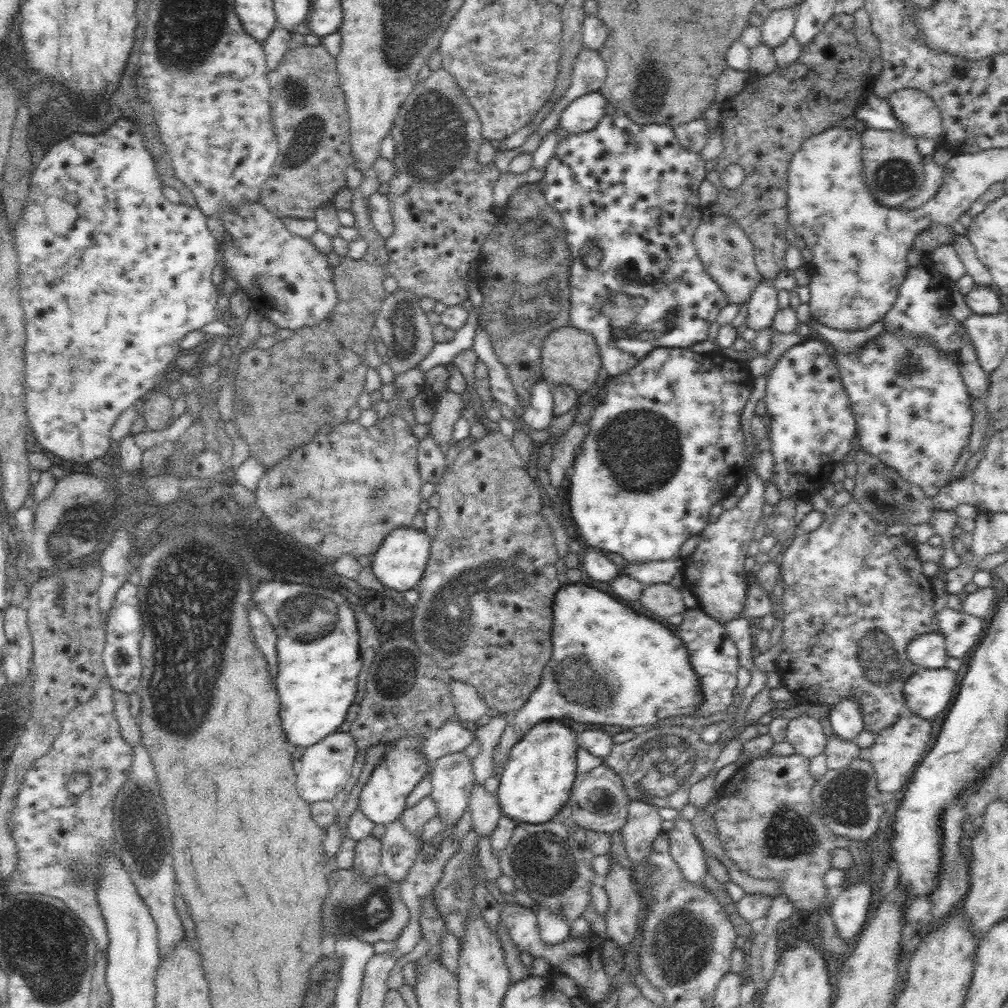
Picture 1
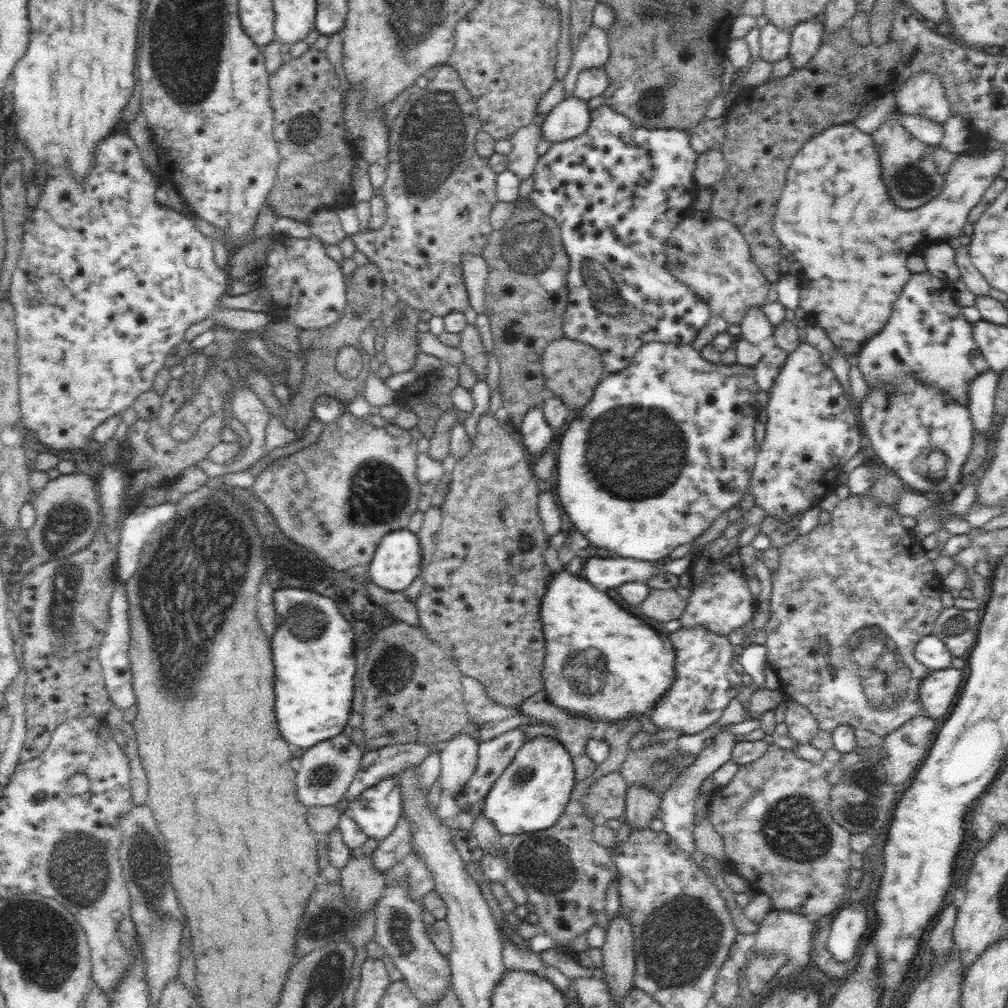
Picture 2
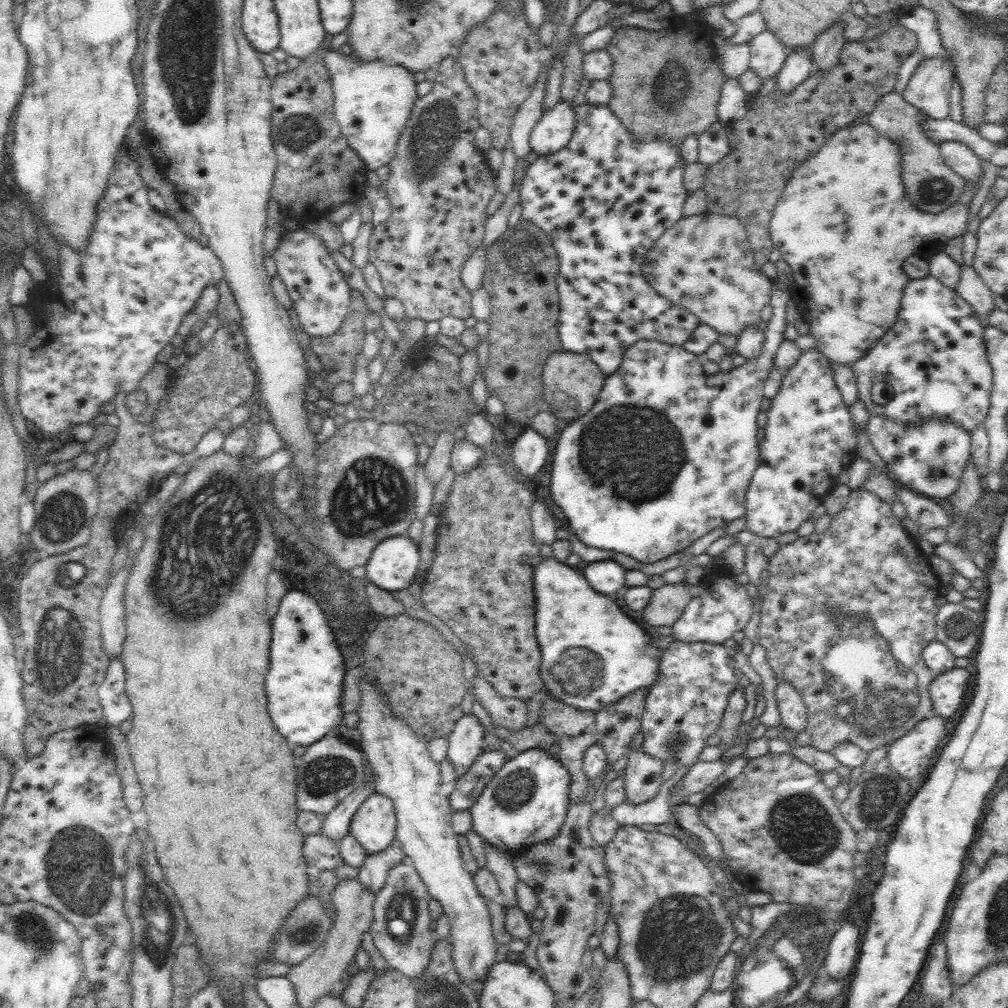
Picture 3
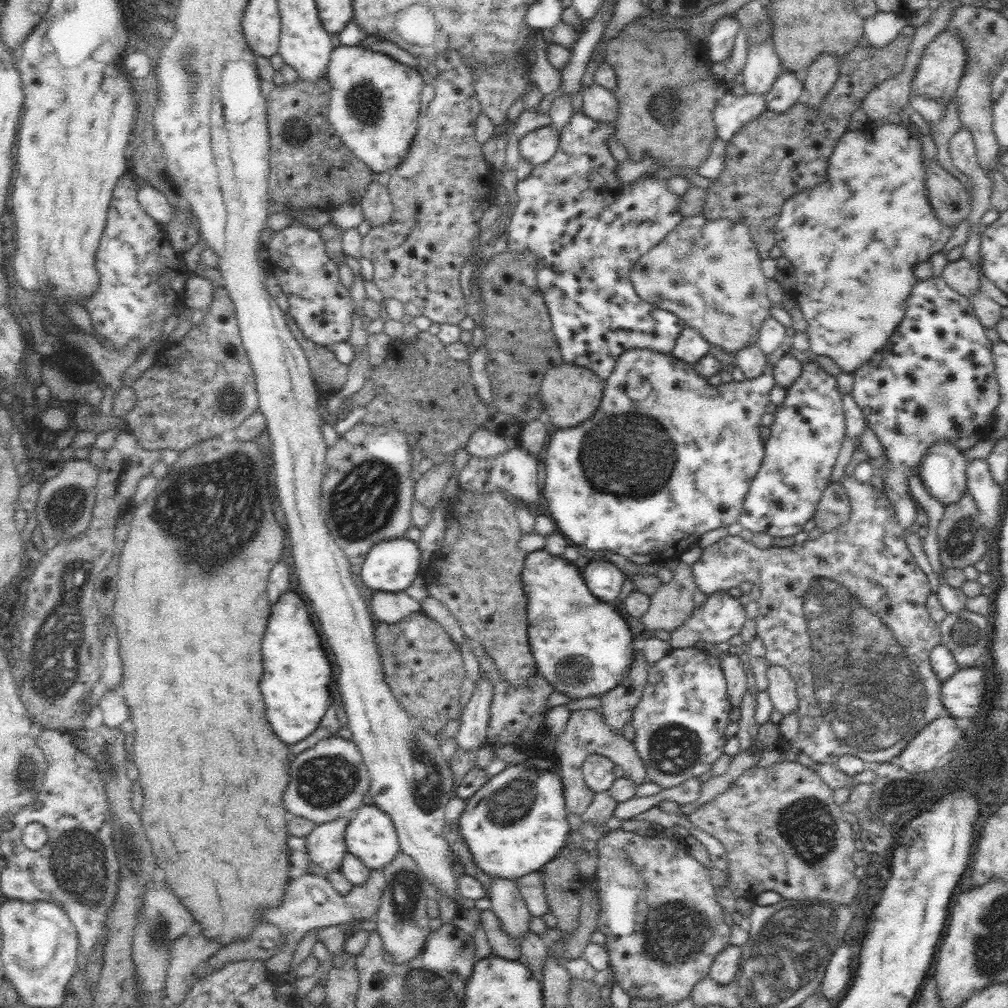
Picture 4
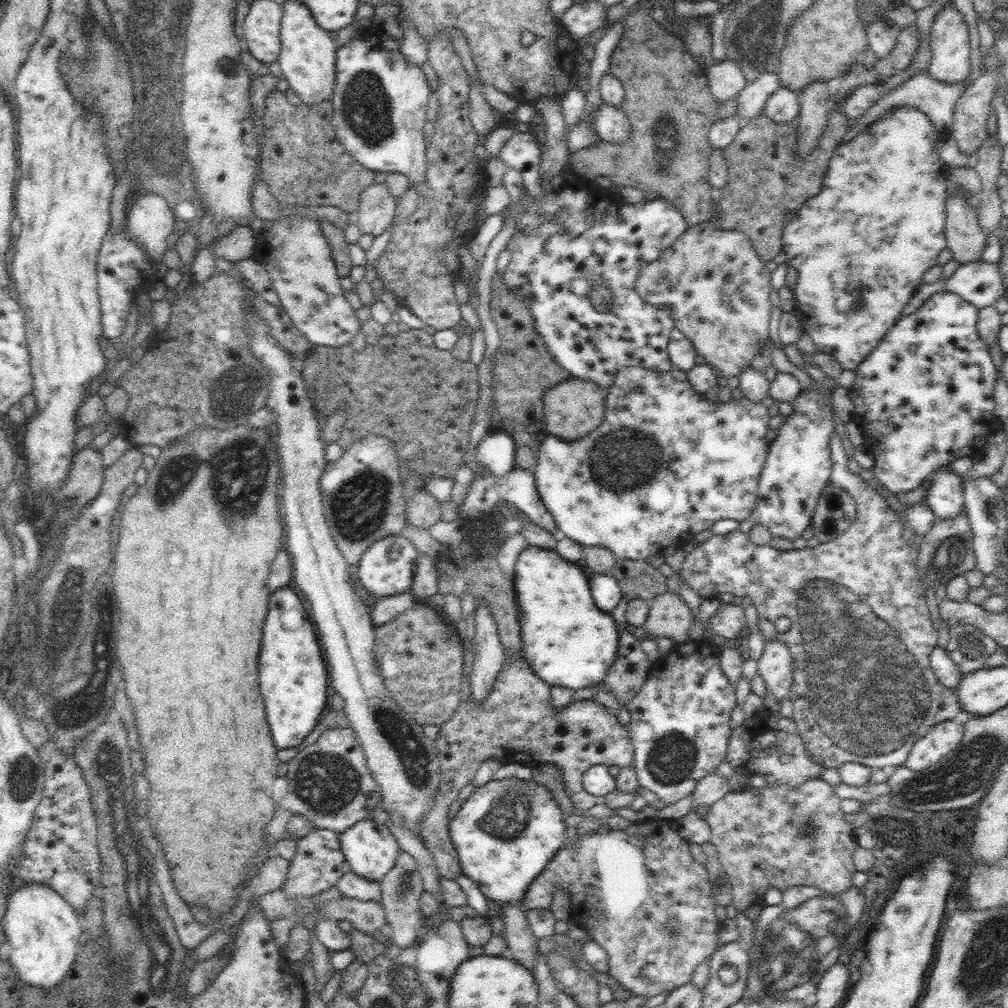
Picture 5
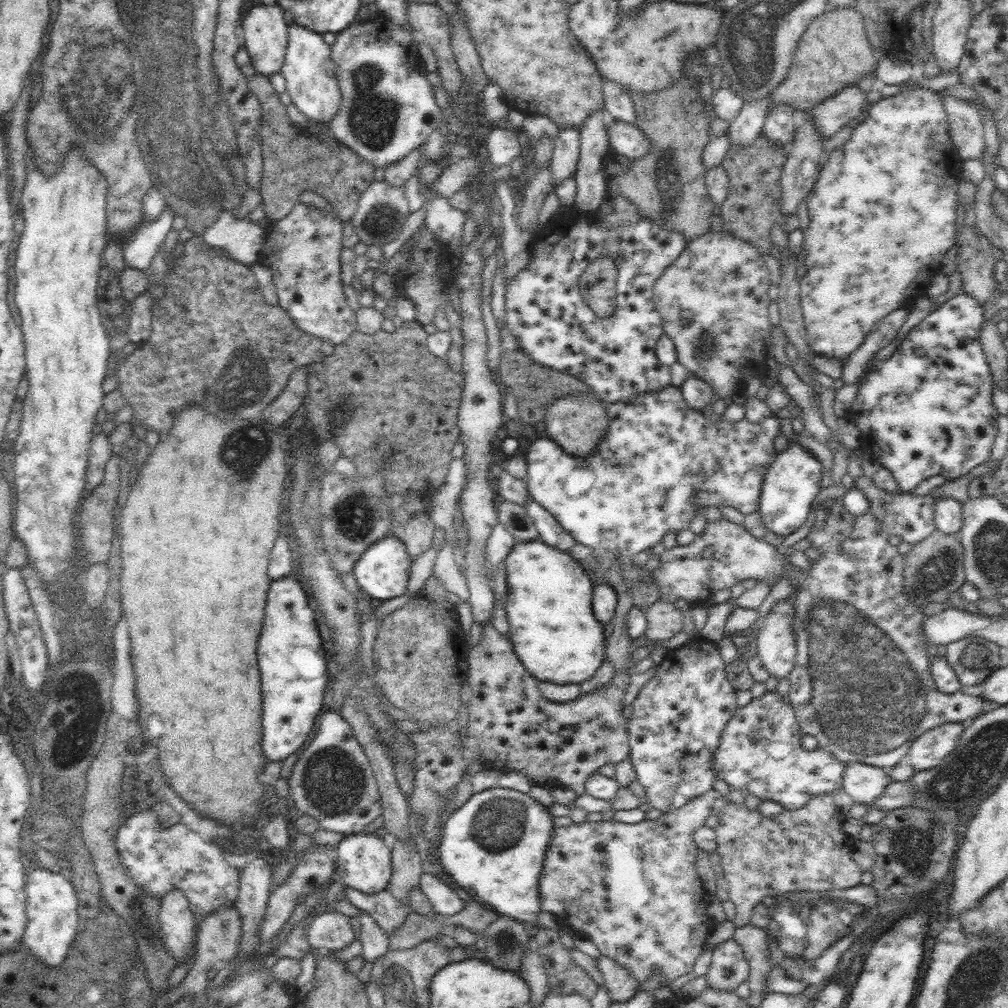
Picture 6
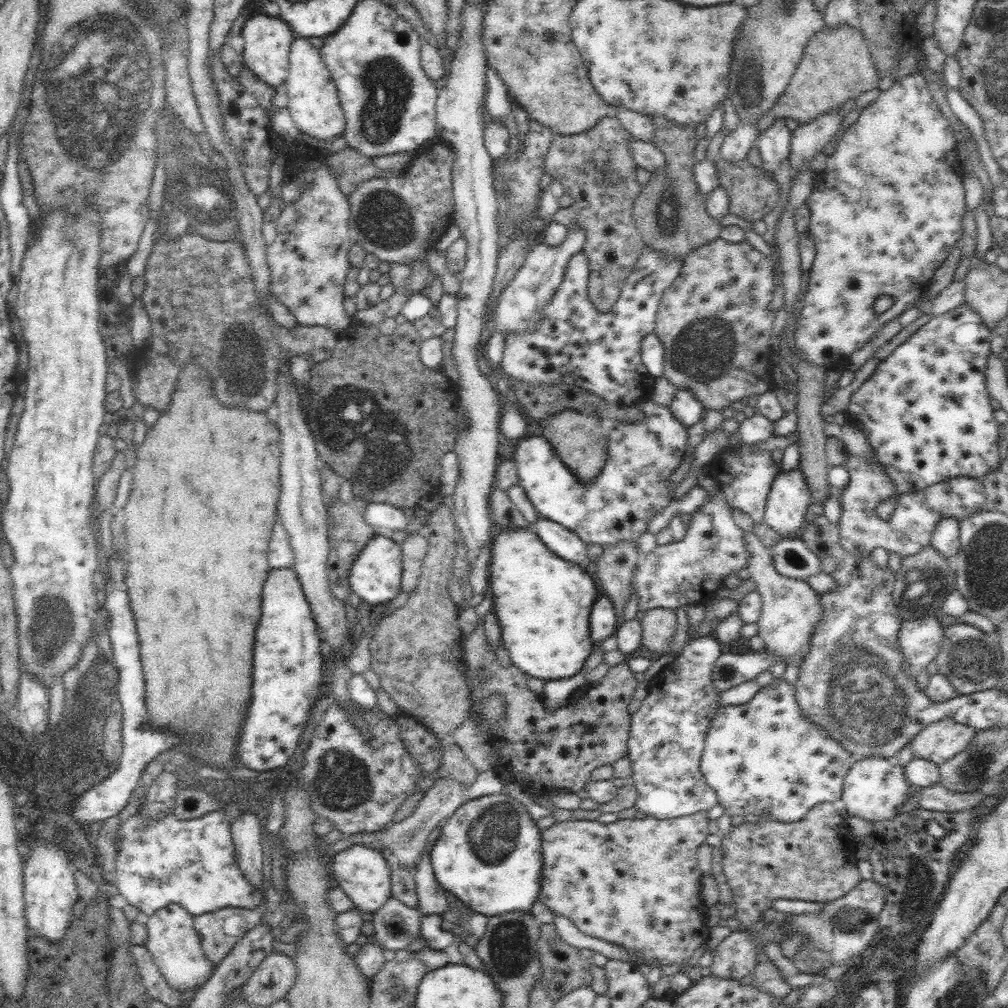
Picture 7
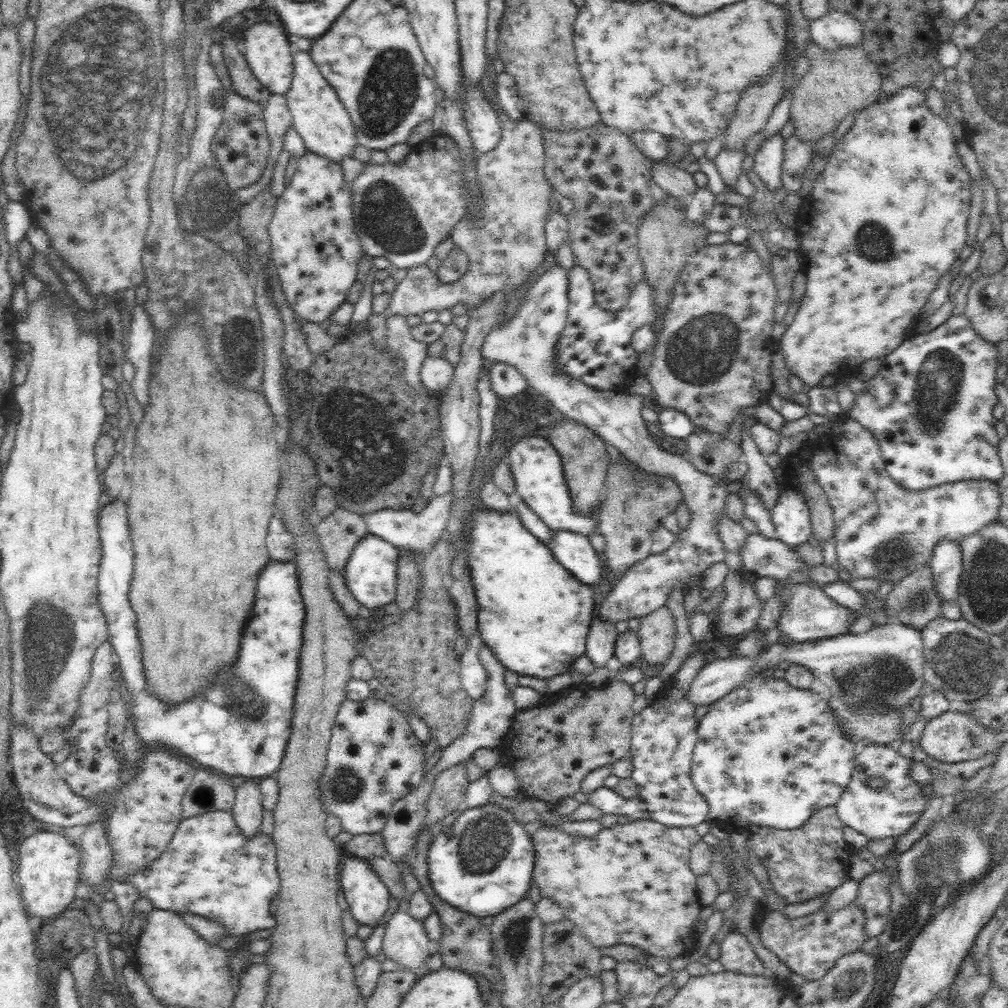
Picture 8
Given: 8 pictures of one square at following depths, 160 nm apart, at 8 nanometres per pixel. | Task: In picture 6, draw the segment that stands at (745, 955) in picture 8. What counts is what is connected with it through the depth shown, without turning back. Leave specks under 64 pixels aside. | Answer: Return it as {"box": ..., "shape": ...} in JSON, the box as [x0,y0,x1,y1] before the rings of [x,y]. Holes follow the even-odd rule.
{"box":[706,939,749,991],"shape":[[[734,939],[717,944],[706,975],[709,986],[718,990],[735,991],[743,982],[749,983],[749,962],[741,944]]]}

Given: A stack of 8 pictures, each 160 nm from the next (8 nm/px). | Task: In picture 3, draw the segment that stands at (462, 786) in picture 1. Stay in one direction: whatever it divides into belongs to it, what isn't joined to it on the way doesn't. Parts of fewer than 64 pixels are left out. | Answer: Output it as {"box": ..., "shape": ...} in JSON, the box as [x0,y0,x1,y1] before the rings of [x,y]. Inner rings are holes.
{"box":[447,714,484,770],"shape":[[[473,714],[462,715],[448,737],[447,759],[455,768],[468,770],[474,761],[484,752],[484,727]]]}

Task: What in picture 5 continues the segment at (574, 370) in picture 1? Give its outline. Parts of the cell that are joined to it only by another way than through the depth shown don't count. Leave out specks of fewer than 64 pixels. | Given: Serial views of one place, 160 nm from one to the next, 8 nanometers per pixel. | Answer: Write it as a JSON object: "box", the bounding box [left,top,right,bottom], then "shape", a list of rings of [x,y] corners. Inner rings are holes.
{"box":[543,377,606,442],"shape":[[[571,377],[549,388],[543,399],[543,418],[548,432],[566,442],[580,440],[600,426],[605,415],[606,392],[595,382]]]}

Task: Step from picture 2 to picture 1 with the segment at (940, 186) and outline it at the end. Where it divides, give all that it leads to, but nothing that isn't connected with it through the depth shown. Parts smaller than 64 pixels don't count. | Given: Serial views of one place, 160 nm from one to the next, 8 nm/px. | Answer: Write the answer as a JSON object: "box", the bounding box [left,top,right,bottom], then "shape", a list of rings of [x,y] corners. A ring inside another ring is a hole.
{"box":[862,129,924,207],"shape":[[[867,129],[862,136],[862,173],[870,194],[884,206],[902,207],[924,184],[924,156],[918,152],[917,140],[901,131]]]}

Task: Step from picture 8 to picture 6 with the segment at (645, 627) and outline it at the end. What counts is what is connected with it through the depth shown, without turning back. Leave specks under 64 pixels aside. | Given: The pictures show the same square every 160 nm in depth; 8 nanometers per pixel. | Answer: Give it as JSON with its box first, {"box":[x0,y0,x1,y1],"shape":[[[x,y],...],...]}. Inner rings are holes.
{"box":[645,600,683,643],"shape":[[[658,600],[645,609],[648,640],[653,643],[669,641],[683,631],[683,612],[674,603]]]}

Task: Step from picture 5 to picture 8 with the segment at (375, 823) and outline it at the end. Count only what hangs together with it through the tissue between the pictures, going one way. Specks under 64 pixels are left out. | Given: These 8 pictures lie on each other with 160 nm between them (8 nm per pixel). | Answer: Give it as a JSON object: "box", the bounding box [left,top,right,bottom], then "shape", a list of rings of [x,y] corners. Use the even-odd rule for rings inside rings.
{"box":[339,854,390,926],"shape":[[[345,854],[339,883],[352,916],[361,925],[377,926],[390,906],[390,895],[373,866],[365,858]]]}

